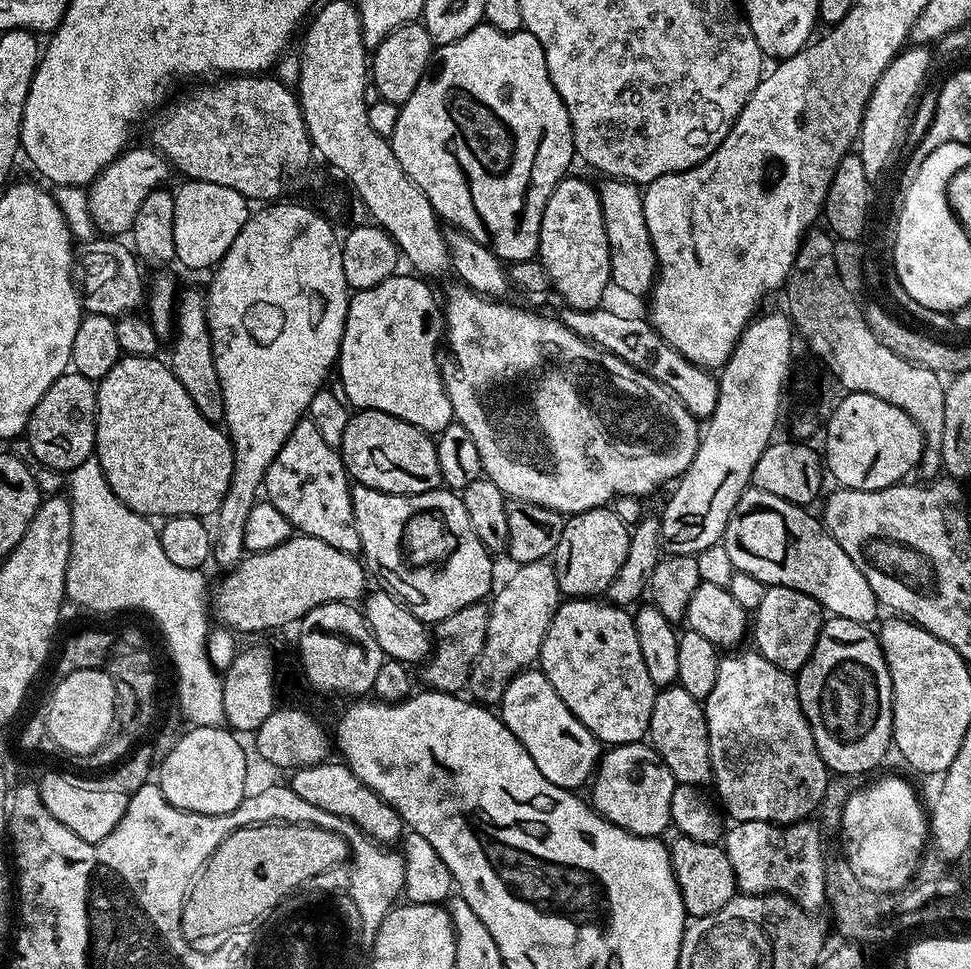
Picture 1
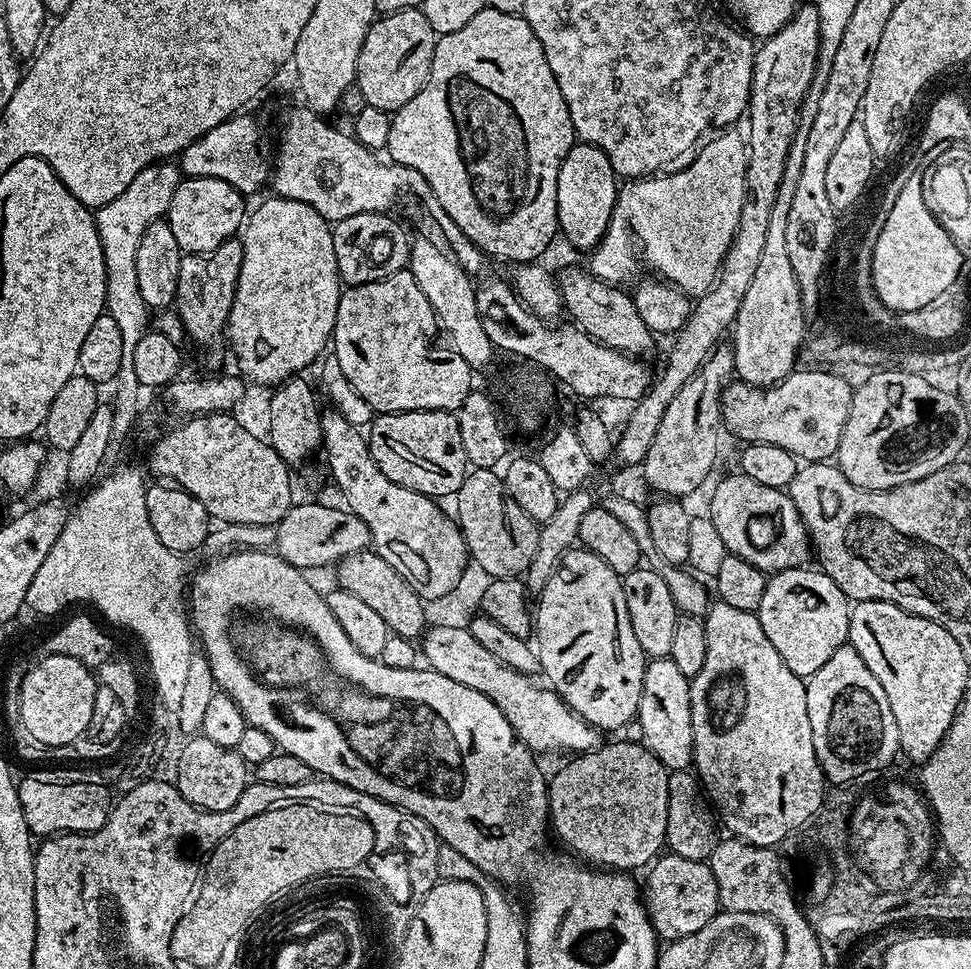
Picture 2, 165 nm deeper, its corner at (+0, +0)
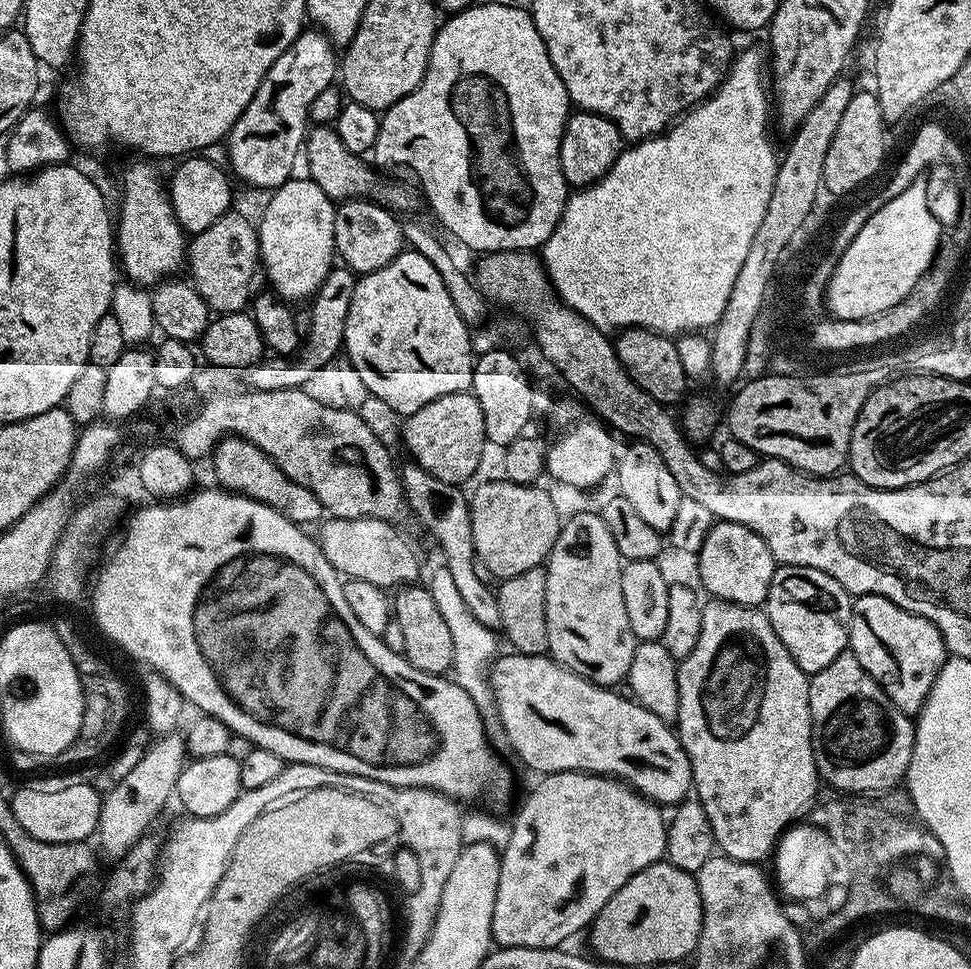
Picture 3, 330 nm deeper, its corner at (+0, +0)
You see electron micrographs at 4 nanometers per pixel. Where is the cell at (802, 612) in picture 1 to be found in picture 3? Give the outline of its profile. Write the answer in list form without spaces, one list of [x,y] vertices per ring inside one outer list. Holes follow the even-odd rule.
[[[806,566],[777,567],[770,582],[766,611],[774,634],[798,662],[802,671],[815,674],[822,671],[834,658],[849,647],[848,624],[852,621],[853,597],[830,574]]]

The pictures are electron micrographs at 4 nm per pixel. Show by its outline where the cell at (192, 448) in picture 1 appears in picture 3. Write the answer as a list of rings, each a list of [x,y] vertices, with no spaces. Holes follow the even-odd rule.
[[[227,435],[212,449],[212,476],[223,491],[238,496],[248,496],[257,500],[259,504],[280,512],[294,524],[309,526],[314,520],[319,521],[325,515],[324,508],[298,482],[294,482],[277,464],[266,455],[258,446],[254,446],[241,436]],[[320,516],[320,517],[319,517]]]

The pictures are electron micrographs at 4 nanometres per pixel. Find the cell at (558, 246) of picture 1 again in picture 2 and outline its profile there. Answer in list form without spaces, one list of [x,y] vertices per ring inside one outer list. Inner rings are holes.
[[[573,144],[558,170],[554,211],[559,235],[565,236],[576,248],[595,248],[608,229],[616,205],[617,191],[618,177],[610,166],[610,158],[606,158],[606,154],[593,144]]]

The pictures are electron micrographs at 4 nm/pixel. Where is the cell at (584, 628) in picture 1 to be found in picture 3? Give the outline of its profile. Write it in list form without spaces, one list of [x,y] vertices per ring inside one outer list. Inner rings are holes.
[[[580,512],[563,521],[560,536],[554,542],[548,556],[546,574],[546,638],[547,655],[563,668],[586,678],[602,688],[623,685],[628,679],[630,662],[634,662],[637,646],[635,634],[630,630],[630,618],[626,618],[626,602],[622,598],[622,570],[624,564],[614,546],[614,538],[606,530],[603,519],[595,512]]]

